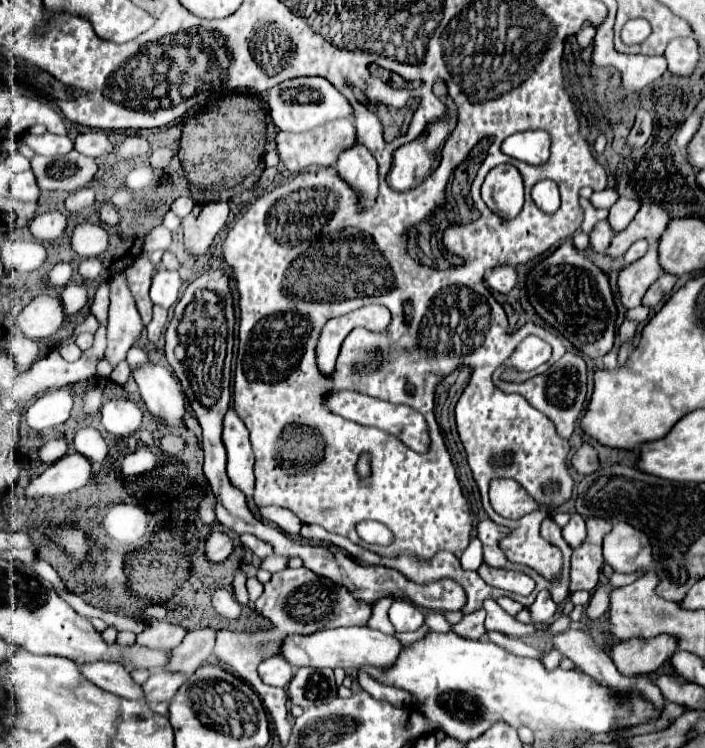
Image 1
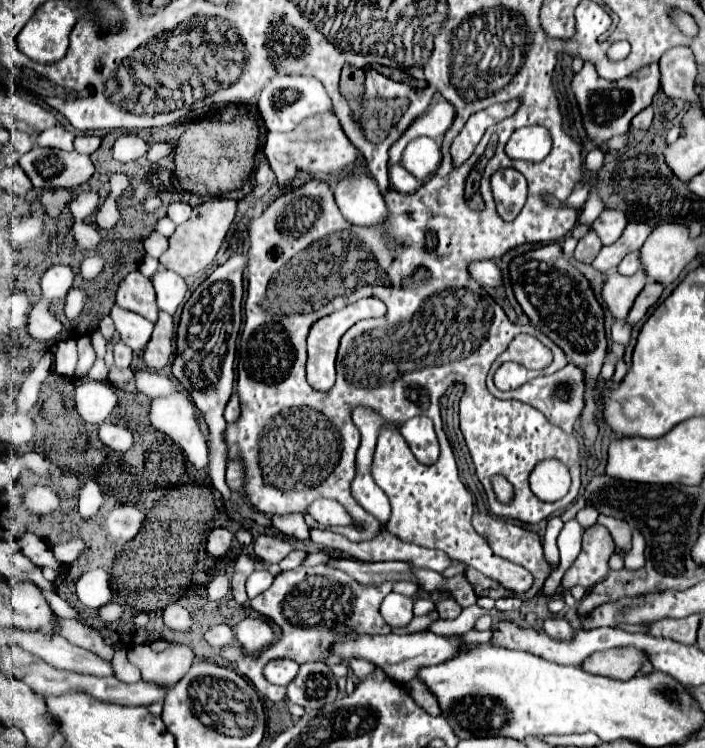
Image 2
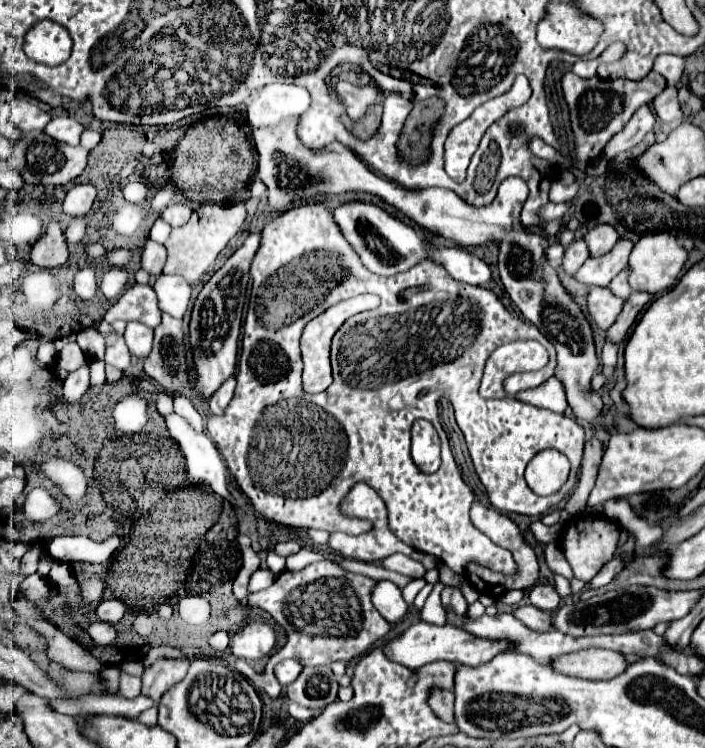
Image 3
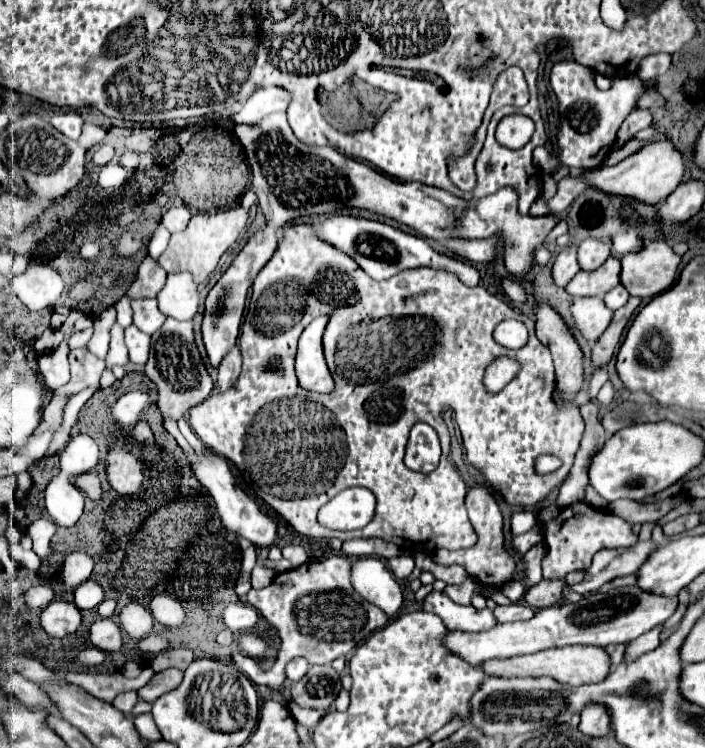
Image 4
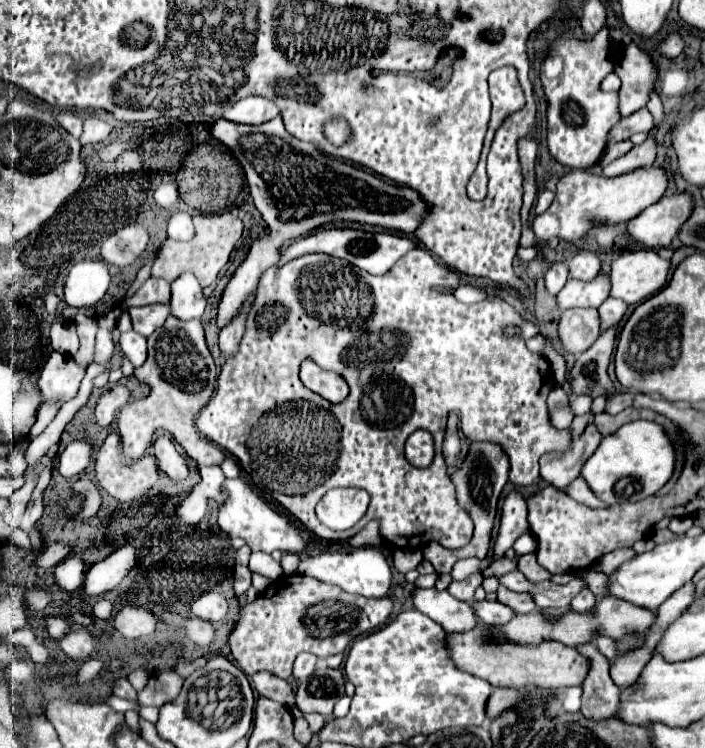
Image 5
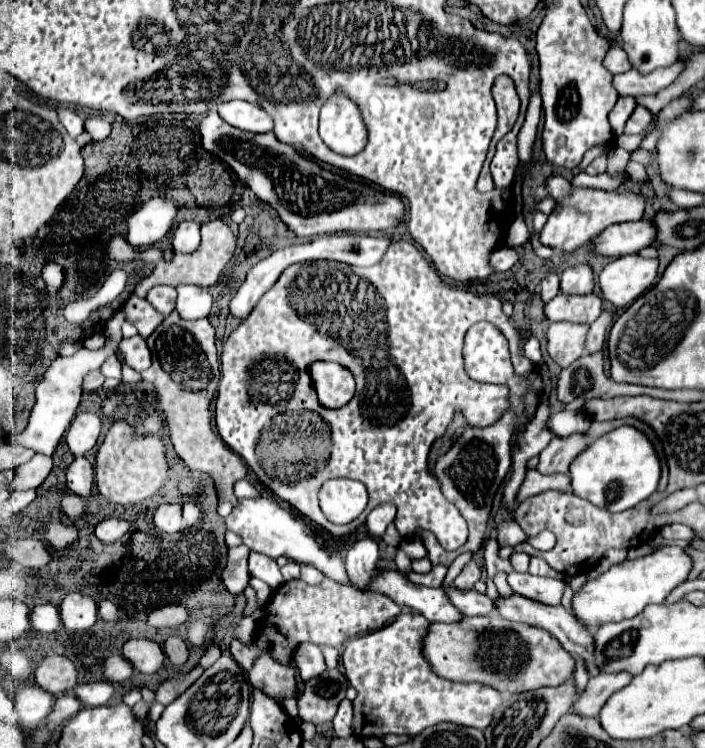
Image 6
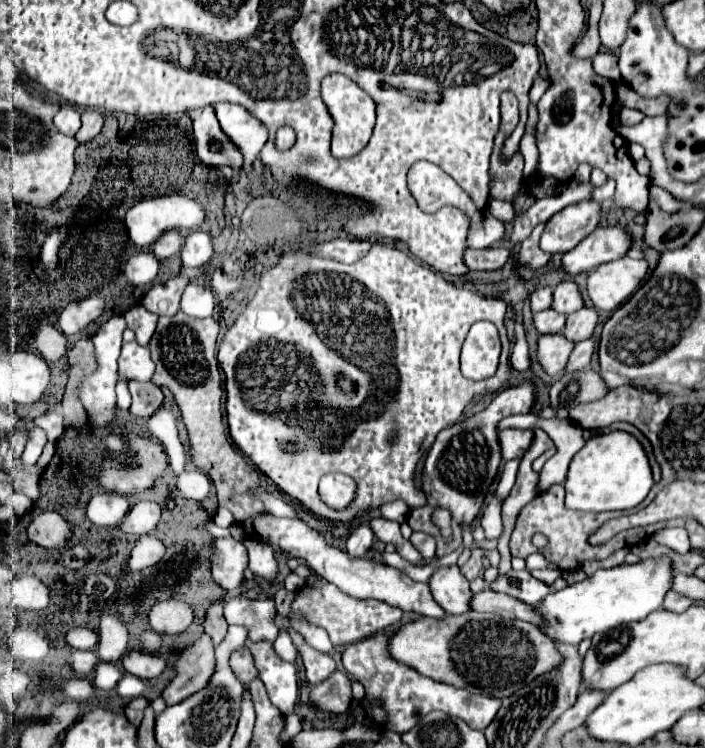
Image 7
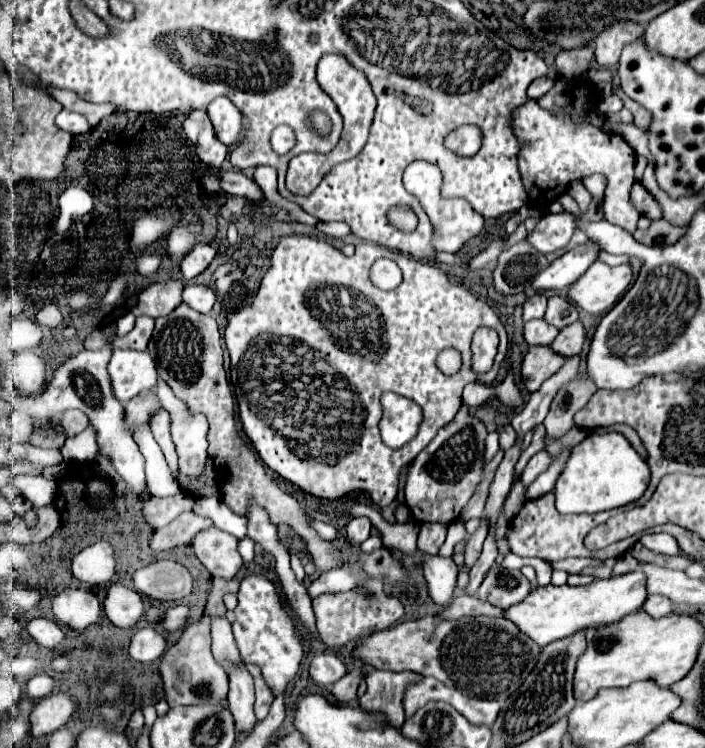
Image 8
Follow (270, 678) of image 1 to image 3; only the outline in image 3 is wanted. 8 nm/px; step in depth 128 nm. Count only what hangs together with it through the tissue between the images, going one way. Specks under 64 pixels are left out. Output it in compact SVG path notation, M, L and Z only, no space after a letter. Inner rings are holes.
M284 660L284 662L280 662L276 666L276 678L280 680L282 686L288 686L288 684L292 684L300 676L302 668L304 666L298 660Z

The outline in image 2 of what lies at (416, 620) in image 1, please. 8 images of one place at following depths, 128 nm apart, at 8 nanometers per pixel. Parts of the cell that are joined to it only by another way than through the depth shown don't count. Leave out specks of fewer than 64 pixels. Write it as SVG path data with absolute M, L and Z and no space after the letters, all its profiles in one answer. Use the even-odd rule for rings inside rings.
M390 592L380 604L380 614L392 628L406 626L414 616L412 614L412 598Z

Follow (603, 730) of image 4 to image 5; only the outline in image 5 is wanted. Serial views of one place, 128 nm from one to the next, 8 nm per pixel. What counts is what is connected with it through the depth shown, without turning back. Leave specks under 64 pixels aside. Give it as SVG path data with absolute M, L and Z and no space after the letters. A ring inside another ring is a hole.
M594 642L578 644L574 648L584 658L588 658L588 662L590 662L588 676L582 684L582 688L584 688L584 694L582 694L584 716L590 716L592 720L602 720L602 718L616 716L618 706L620 706L620 692L622 690L610 678L608 658L598 652Z

